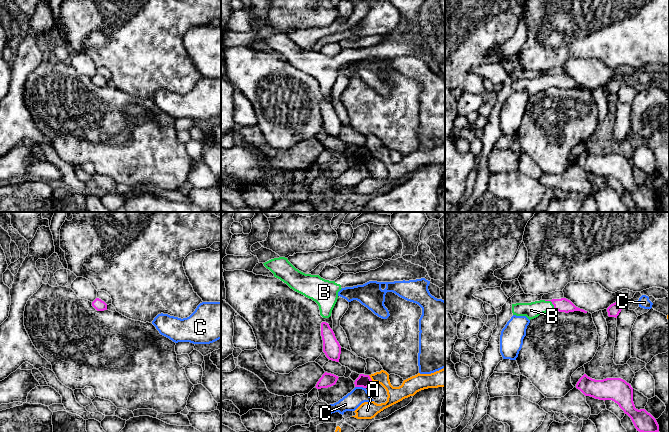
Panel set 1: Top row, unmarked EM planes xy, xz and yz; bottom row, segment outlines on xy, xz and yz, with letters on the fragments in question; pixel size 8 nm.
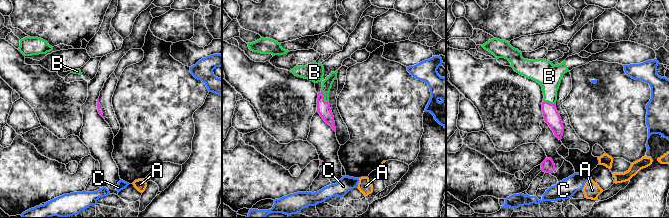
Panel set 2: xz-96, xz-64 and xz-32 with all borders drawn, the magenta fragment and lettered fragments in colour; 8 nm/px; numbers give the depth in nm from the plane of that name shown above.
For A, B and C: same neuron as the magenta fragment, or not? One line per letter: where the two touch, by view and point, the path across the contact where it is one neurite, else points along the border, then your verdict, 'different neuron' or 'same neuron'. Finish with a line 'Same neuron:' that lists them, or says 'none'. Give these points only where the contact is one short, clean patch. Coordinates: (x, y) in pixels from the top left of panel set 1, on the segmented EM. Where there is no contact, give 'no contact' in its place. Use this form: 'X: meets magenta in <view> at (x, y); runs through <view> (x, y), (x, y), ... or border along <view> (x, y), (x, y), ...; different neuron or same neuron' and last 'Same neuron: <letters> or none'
A: meets magenta in xz at (370, 378); border along xz (368, 375), (372, 381); different neuron
B: meets magenta in yz at (551, 301); runs through yz (562, 305), (551, 301), (547, 305), (531, 310); same neuron
C: meets magenta in xz at (360, 386); border along xz (355, 386), (365, 388); different neuron
Same neuron: B

